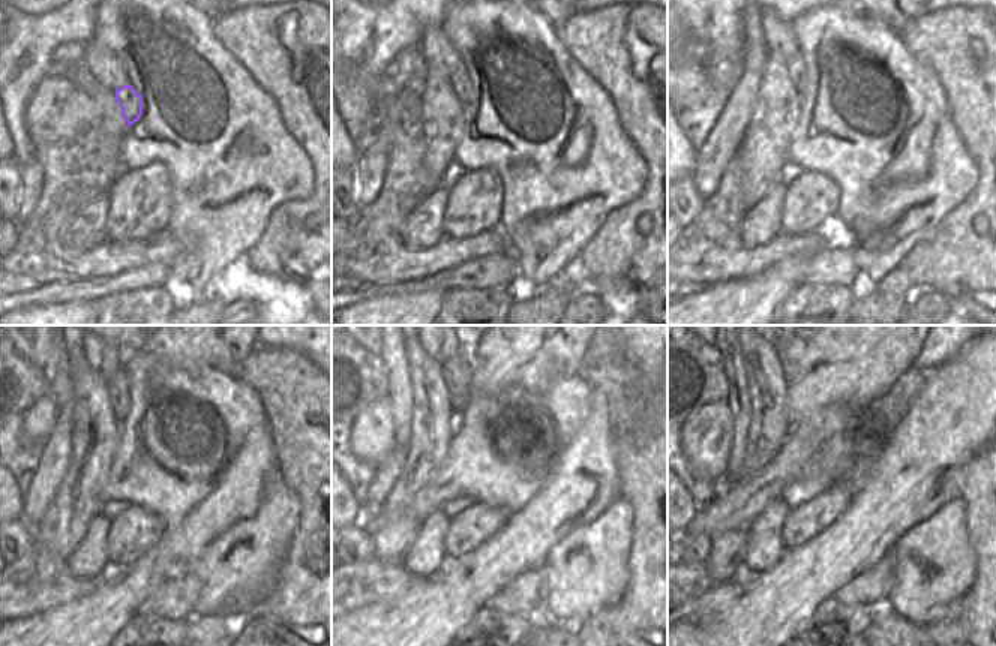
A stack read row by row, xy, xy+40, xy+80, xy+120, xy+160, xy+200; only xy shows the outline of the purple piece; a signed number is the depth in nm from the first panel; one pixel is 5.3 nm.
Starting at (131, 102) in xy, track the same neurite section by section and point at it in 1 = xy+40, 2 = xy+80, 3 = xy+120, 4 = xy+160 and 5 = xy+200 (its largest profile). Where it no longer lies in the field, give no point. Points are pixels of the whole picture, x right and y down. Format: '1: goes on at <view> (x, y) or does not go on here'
1: goes on at xy+40 (459, 80)
2: goes on at xy+80 (795, 68)
3: goes on at xy+120 (117, 385)
4: goes on at xy+160 (456, 372)
5: goes on at xy+200 (791, 355)

